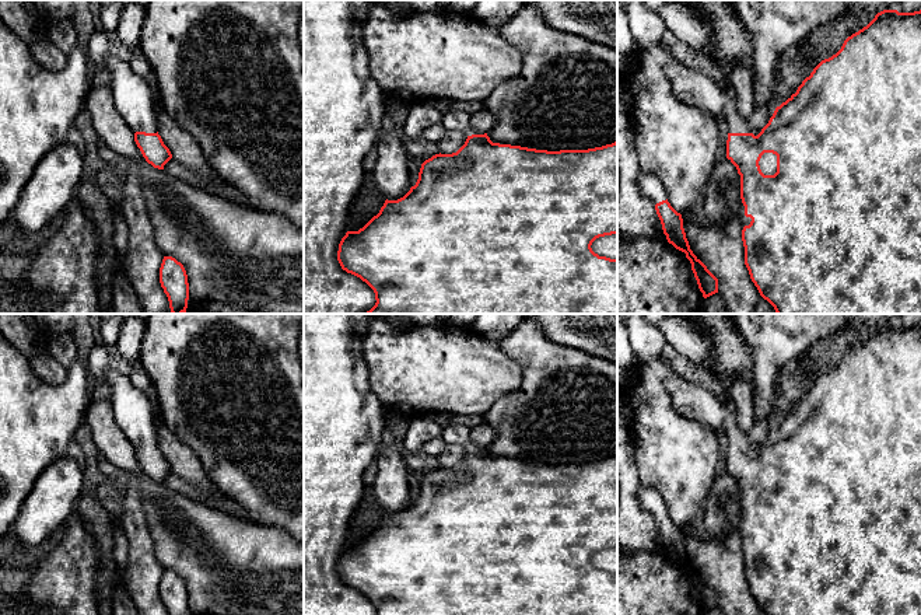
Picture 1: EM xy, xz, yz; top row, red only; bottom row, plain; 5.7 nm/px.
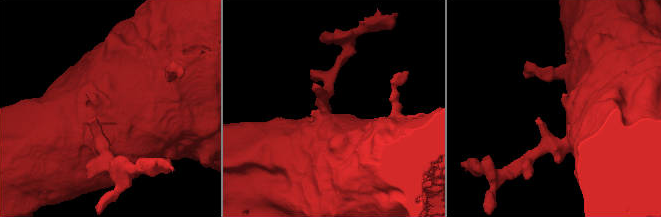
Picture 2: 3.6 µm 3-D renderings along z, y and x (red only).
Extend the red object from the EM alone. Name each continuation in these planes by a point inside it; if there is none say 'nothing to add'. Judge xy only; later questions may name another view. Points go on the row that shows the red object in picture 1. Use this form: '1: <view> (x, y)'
1: xy (133, 100)

